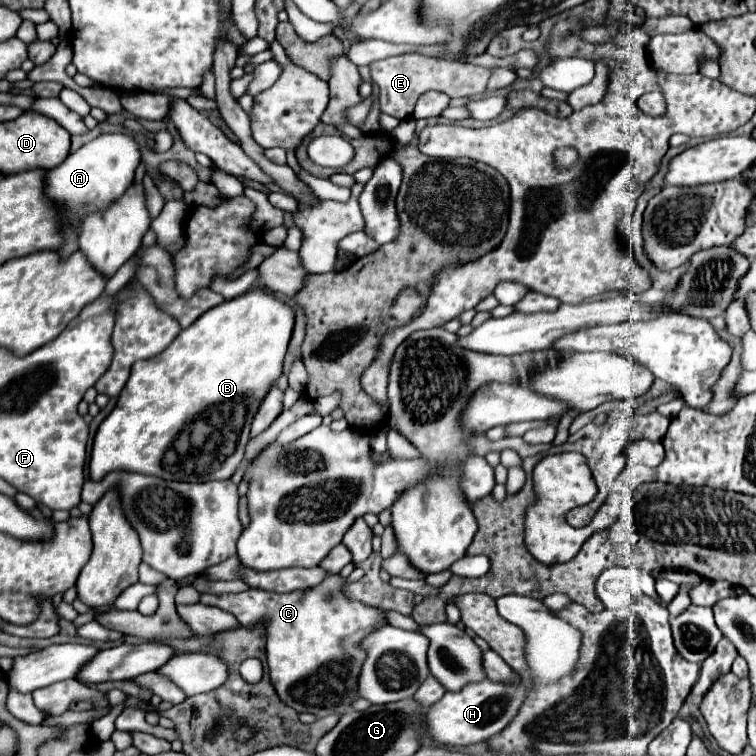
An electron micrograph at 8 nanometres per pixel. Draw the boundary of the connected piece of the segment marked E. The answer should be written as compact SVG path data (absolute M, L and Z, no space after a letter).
M404 53L398 57L388 57L382 61L370 63L370 77L374 85L380 89L380 109L396 119L412 117L414 105L418 97L426 91L442 91L450 97L472 97L482 95L486 91L486 83L490 79L492 69L476 67L462 61L446 61L446 59L432 59L422 53Z

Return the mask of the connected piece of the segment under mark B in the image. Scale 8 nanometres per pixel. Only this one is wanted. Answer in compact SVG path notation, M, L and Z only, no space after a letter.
M250 289L230 301L224 301L216 309L210 309L208 313L204 313L204 317L200 317L188 329L182 329L180 335L172 341L172 345L166 351L162 351L160 355L156 355L152 359L136 361L132 365L130 379L126 381L114 411L102 421L102 425L98 427L98 433L94 437L94 447L92 447L92 455L90 455L90 477L94 481L98 481L104 477L104 473L110 473L110 471L134 471L134 473L142 473L142 475L156 475L162 479L172 479L172 481L230 479L232 473L236 471L236 467L240 465L240 461L244 459L244 447L250 441L250 423L260 407L260 401L264 401L268 389L282 375L282 361L284 361L284 355L288 349L292 331L294 331L294 309L290 305L286 305L284 301L276 299L266 289Z

